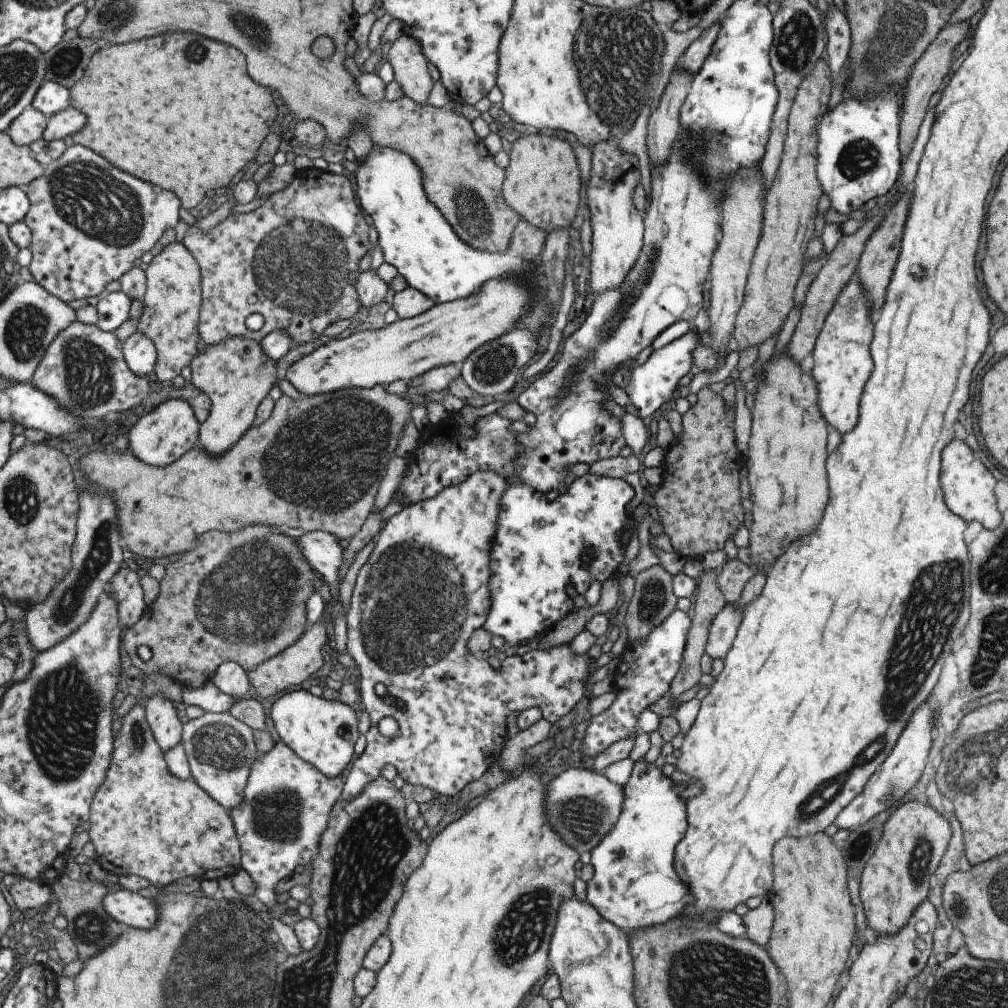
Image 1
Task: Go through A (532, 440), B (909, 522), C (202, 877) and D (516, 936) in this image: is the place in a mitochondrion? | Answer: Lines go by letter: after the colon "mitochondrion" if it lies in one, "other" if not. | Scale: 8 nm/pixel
A: mitochondrion
B: other
C: other
D: mitochondrion

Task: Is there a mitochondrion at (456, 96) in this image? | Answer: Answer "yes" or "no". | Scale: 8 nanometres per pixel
no

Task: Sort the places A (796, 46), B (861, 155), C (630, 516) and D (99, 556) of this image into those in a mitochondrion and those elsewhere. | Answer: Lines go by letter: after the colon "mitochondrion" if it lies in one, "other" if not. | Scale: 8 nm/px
A: mitochondrion
B: mitochondrion
C: other
D: mitochondrion

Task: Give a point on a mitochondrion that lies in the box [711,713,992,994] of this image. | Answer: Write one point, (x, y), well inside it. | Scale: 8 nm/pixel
(921, 857)

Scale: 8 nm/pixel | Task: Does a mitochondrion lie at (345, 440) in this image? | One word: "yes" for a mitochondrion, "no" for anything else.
yes

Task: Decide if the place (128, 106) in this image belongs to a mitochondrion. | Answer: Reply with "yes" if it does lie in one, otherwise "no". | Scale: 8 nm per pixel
no

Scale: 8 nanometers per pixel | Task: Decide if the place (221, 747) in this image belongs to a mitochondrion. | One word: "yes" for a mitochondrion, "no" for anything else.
yes

